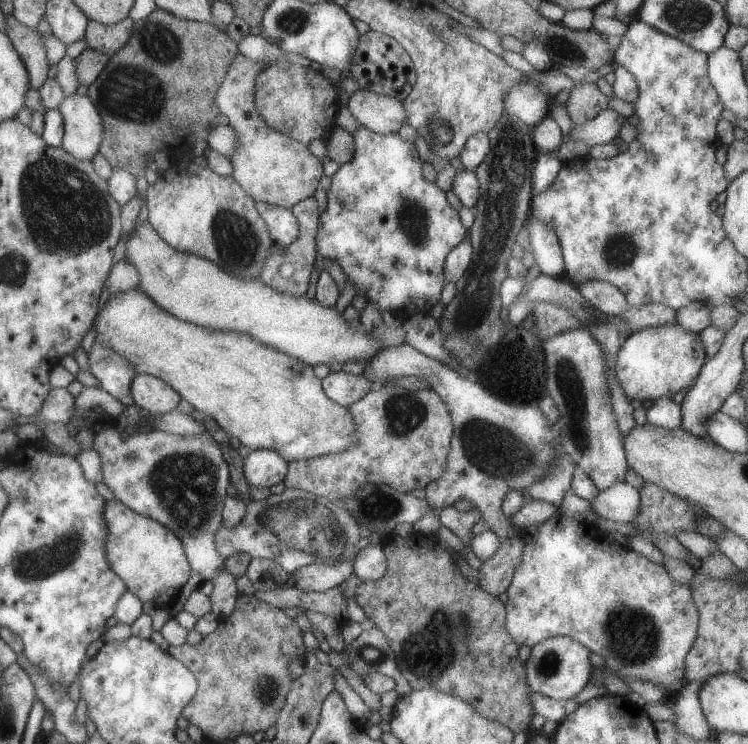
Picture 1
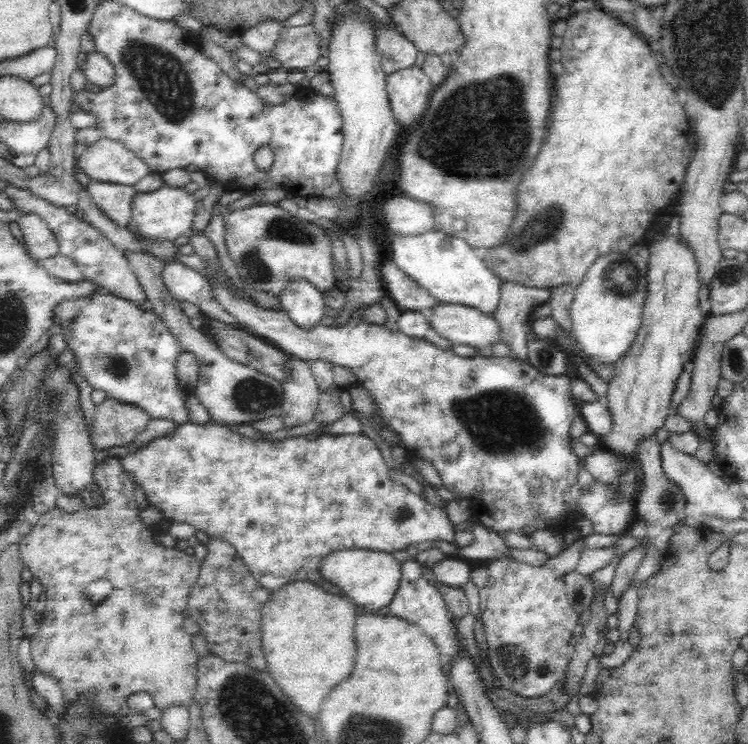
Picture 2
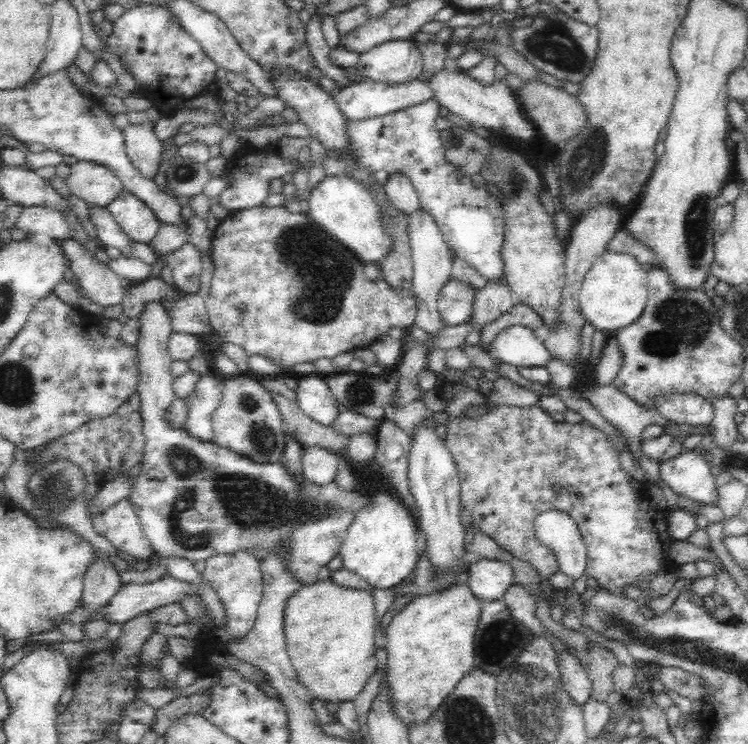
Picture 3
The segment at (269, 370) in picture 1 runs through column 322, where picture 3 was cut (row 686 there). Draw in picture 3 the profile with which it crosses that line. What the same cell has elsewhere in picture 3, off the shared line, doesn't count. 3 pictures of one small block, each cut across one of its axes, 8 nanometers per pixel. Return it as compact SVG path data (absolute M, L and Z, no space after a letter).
M456 583L432 594L414 596L398 614L394 615L392 622L384 629L387 638L384 681L390 689L392 709L406 727L426 722L446 696L456 688L460 679L475 668L474 638L482 610L480 604L481 601L474 596L466 583Z

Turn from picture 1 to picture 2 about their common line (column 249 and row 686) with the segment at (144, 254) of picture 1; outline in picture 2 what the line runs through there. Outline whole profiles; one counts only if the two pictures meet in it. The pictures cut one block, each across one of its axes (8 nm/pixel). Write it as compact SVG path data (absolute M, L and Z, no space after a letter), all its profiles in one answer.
M308 579L283 584L272 592L261 610L261 647L267 671L294 706L313 721L332 688L354 666L355 606L342 594L333 594Z

